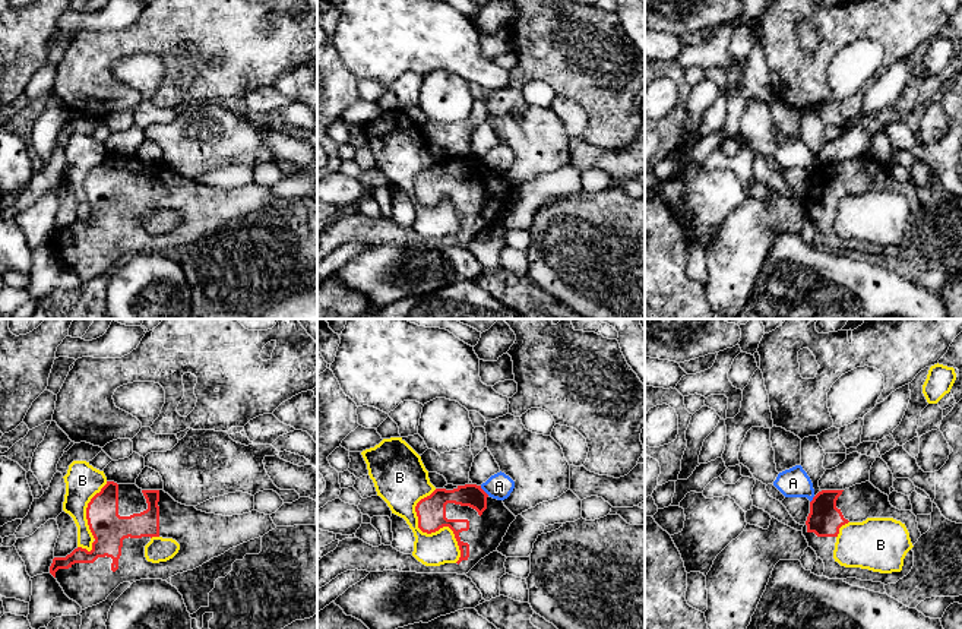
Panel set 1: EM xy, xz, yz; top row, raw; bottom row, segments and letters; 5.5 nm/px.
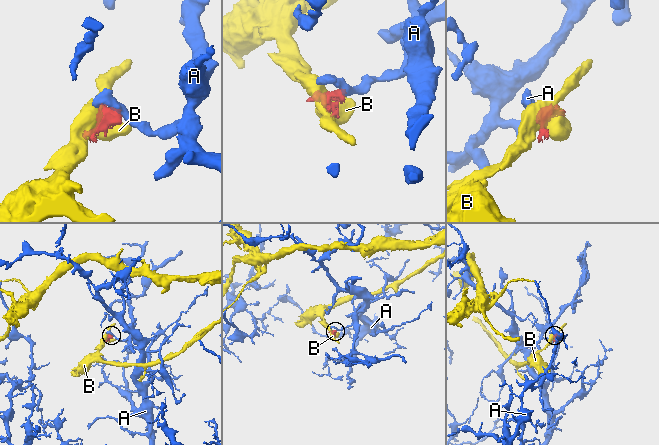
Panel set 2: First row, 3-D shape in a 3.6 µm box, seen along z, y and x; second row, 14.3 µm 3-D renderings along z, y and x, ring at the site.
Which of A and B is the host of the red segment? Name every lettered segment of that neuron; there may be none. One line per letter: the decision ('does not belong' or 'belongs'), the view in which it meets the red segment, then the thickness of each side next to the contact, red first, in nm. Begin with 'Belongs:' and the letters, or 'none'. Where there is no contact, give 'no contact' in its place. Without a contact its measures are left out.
Belongs: none
A: does not belong; meets red in xz; 130 nm thick on the red side, 140 nm on the other
B: does not belong; meets red in xz; 160 nm thick on the red side, 180 nm on the other

